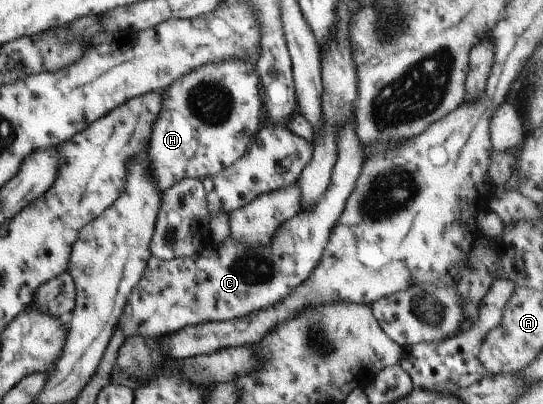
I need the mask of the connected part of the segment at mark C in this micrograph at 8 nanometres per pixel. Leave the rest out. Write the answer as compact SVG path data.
M352 119L341 125L337 147L331 183L325 194L311 209L300 210L280 225L269 245L248 247L234 243L228 236L219 244L209 241L194 257L160 261L150 255L118 319L117 326L123 336L160 338L185 326L240 318L288 296L288 292L294 290L318 264L330 231L360 174L363 158Z

